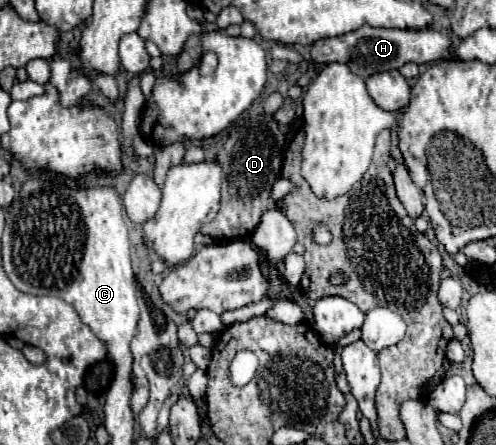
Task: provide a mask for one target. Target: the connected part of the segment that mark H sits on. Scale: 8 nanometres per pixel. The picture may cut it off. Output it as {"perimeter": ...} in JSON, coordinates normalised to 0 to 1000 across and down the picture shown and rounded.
{"perimeter":[[[726,58],[722,67],[710,67],[690,81],[637,90],[629,99],[625,126],[641,144],[665,144],[665,139],[698,144],[726,175],[742,175],[758,162],[798,157],[819,139],[855,144],[883,130],[903,130],[903,108],[907,108],[907,85],[879,67],[806,67],[806,63]]]}

